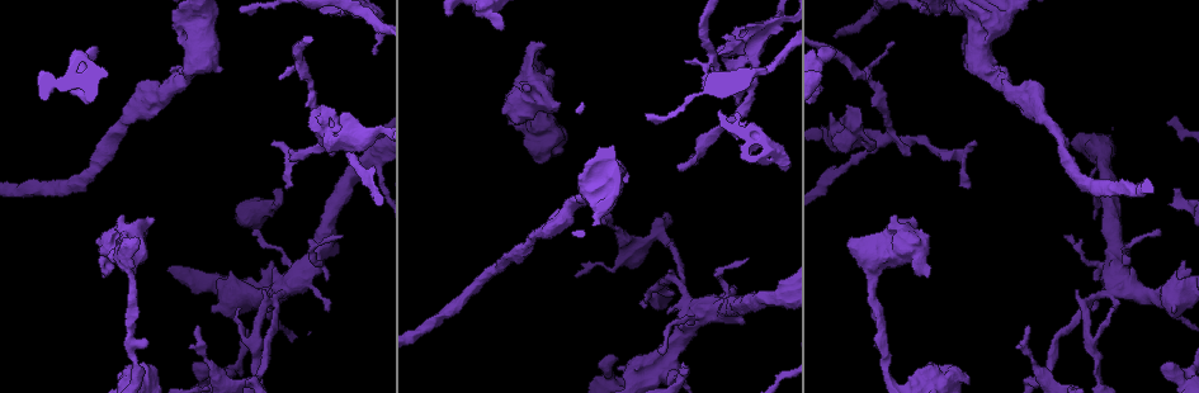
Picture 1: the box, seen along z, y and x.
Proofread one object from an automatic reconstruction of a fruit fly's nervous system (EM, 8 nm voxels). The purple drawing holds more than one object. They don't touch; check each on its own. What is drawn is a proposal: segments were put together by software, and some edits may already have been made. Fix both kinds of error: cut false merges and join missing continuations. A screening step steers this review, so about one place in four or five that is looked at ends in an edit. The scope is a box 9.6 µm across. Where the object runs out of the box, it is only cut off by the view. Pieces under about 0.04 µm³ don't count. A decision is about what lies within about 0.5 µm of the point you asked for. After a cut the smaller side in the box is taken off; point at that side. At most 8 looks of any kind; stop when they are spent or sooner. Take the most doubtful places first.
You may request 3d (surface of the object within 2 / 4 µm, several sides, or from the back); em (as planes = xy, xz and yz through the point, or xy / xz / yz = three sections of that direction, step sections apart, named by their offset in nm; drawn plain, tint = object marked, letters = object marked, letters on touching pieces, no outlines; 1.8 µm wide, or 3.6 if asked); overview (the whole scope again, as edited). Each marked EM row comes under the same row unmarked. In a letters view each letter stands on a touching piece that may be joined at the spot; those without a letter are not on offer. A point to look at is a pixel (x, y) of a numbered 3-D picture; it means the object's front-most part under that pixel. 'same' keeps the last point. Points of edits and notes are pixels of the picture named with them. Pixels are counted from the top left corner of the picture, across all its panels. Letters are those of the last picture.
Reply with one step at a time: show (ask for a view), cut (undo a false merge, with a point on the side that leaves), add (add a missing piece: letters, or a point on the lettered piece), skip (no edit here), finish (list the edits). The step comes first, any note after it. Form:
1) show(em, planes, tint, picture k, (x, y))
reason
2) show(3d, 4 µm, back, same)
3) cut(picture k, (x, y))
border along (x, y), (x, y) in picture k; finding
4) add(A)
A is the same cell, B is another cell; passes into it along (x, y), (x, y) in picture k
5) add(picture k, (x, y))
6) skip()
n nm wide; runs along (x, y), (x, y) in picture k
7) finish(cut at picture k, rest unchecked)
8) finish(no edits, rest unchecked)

show(em, xy, step 16, letters, picture 1, (277, 190))
free end

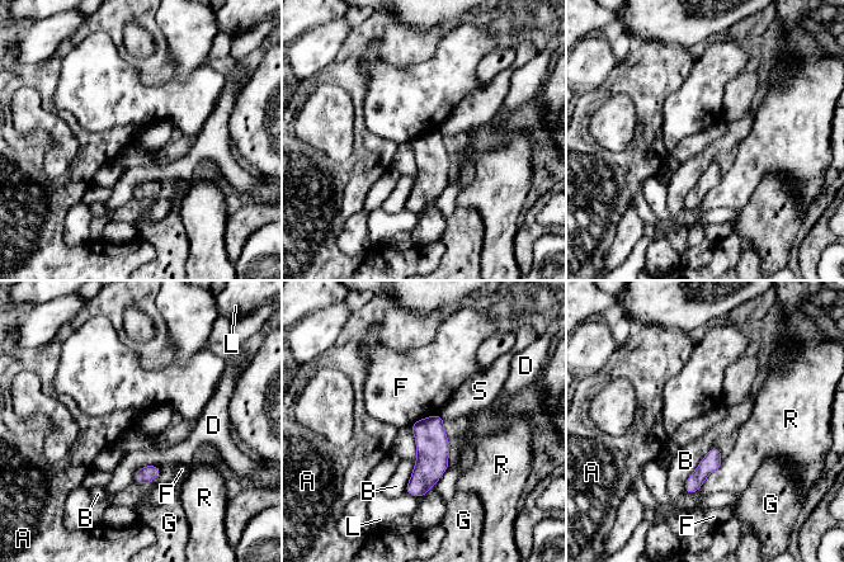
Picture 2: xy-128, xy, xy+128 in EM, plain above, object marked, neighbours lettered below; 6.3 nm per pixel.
show(em, planes, letters, same)

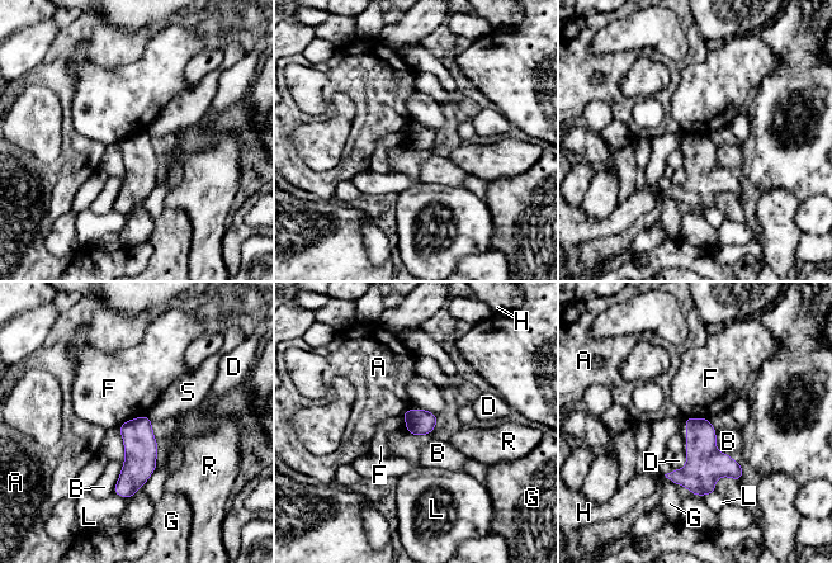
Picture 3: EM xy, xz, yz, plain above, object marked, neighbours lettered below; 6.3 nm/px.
add(H)
H is the same cell, A, B, D, F, G, L, R and S are other cells; the neuron continues

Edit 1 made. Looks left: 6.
show(em, yz, step 16, tint, picture 1, (274, 299))
sharp bend

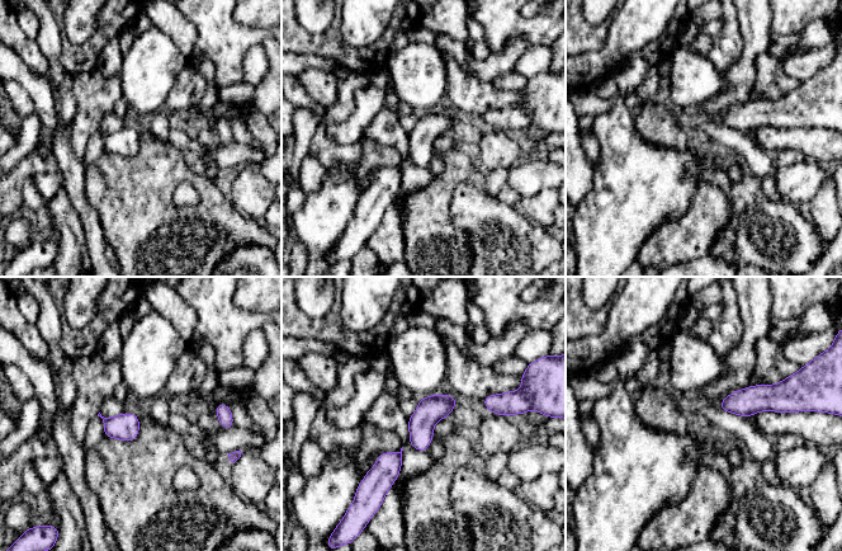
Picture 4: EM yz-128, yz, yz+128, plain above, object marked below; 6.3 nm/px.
show(em, xz, step 8, tint, same)

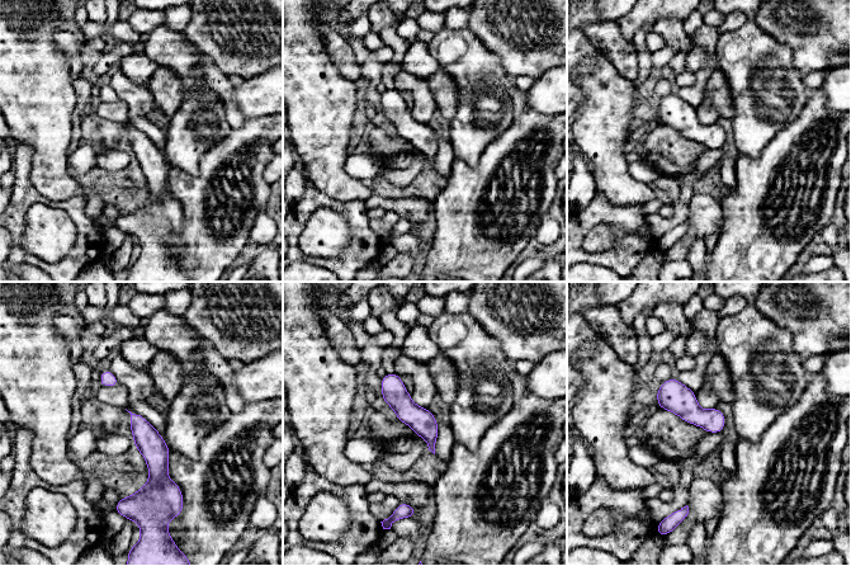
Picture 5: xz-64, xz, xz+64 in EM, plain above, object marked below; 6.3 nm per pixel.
show(em, xz, step 8, letters, same)

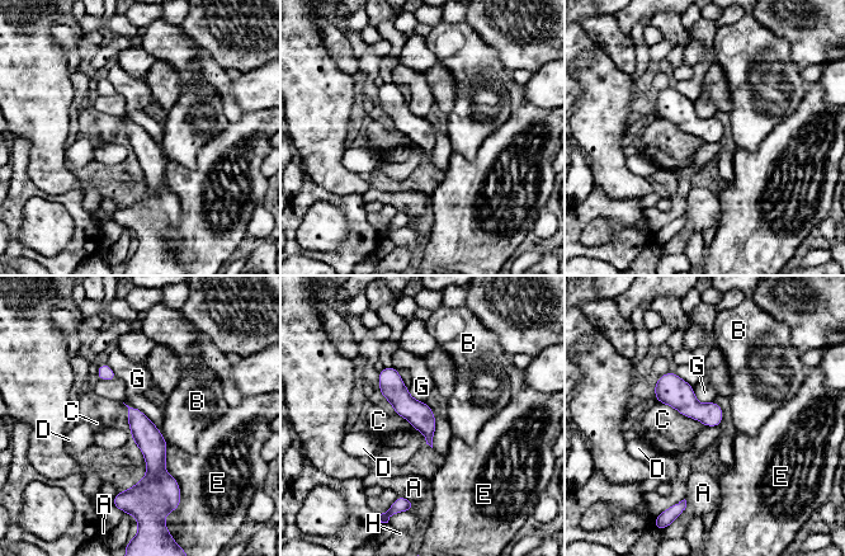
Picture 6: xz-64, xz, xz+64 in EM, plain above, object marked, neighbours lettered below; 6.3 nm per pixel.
skip()
150 nm wide; A, B, C, D, E, G and H are other cells; continuous, no second neuron

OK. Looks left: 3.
show(3d, 4 µm, picture 1, (748, 258))
thin end

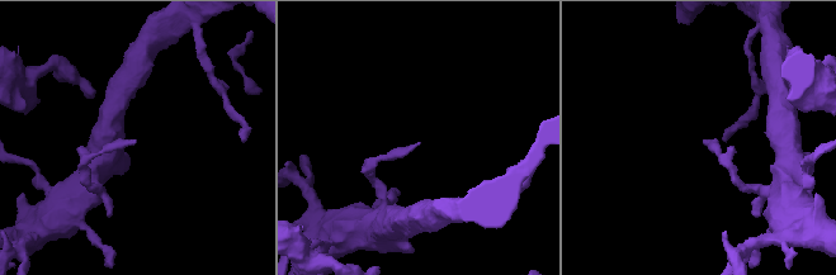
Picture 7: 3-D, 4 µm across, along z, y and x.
show(em, yz, step 16, letters, picture 7, (418, 142))
shape alone is not enough

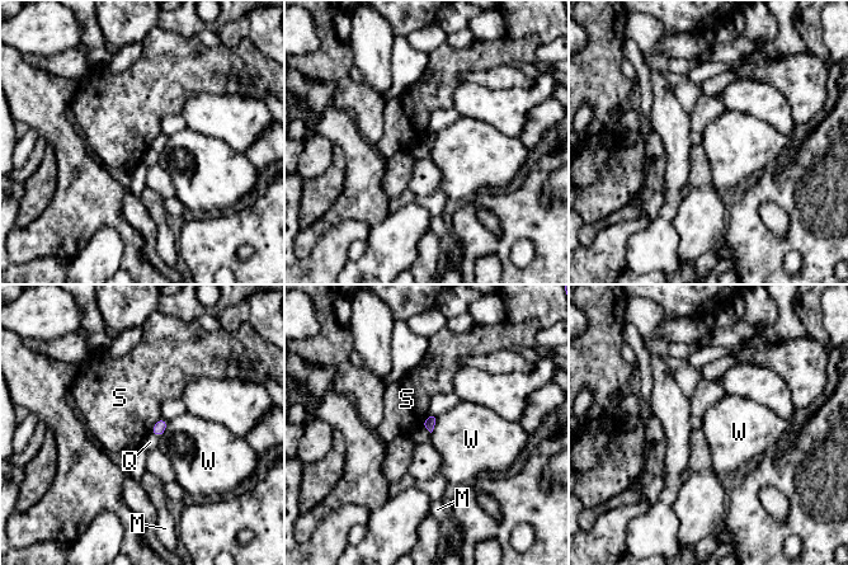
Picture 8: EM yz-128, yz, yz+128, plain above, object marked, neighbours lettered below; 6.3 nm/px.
skip()
W touches over 140 nm; M, Q, S and W are other cells; none of them fits

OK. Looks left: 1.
finish(add at picture 3, rest unchecked)

